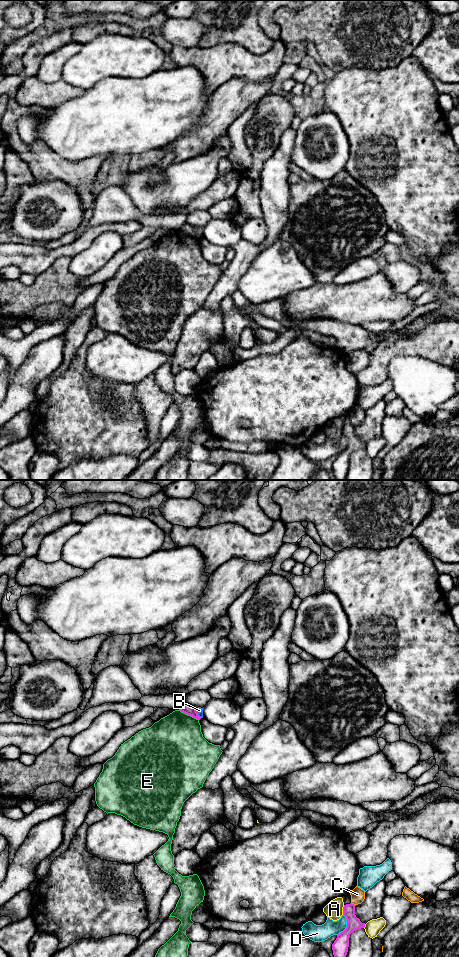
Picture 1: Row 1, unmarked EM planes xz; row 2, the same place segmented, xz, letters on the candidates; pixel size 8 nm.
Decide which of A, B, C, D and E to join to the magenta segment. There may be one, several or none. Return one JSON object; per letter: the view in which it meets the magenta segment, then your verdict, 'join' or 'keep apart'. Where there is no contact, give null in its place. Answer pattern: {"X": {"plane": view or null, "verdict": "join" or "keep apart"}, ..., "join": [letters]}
{"A": {"plane": "xz", "verdict": "keep apart"}, "B": {"plane": "xz", "verdict": "keep apart"}, "C": {"plane": "xz", "verdict": "keep apart"}, "D": {"plane": "xz", "verdict": "keep apart"}, "E": {"plane": "xz", "verdict": "keep apart"}, "join": []}

